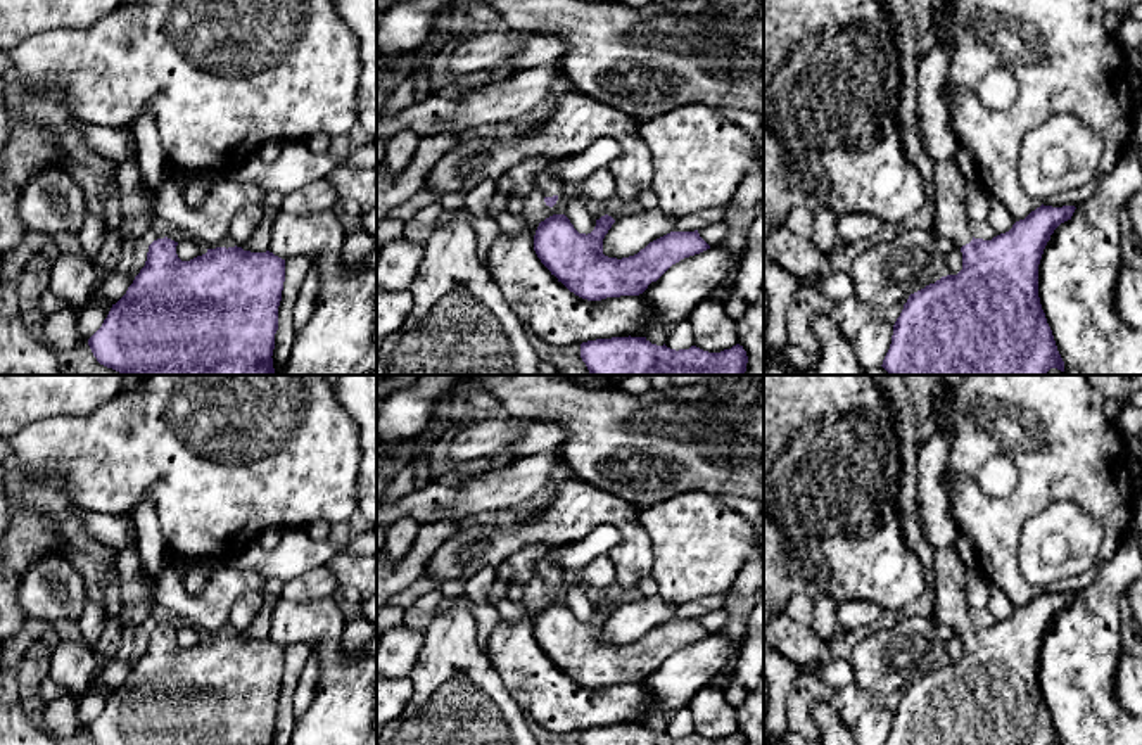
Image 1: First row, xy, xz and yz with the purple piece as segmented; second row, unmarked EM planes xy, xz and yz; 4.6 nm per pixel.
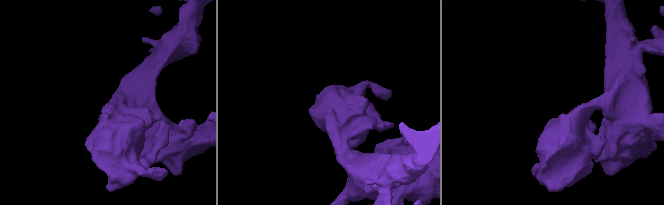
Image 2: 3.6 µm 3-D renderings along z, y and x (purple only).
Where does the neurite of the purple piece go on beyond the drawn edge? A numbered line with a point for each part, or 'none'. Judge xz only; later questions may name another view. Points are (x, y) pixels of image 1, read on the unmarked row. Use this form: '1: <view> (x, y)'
1: xz (548, 571)

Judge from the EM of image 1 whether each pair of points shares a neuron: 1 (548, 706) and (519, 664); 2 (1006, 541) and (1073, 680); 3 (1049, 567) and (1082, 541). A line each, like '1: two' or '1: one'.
1: one
2: two
3: one

